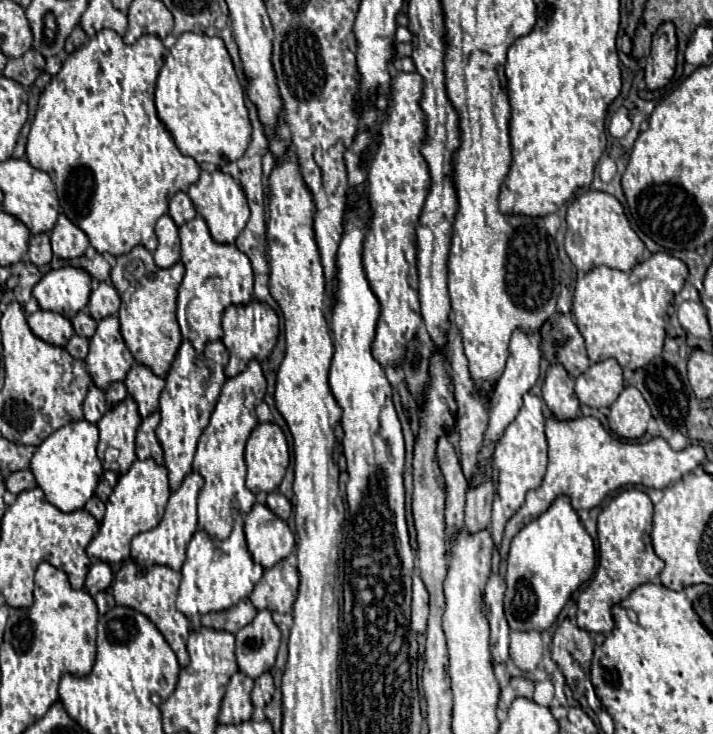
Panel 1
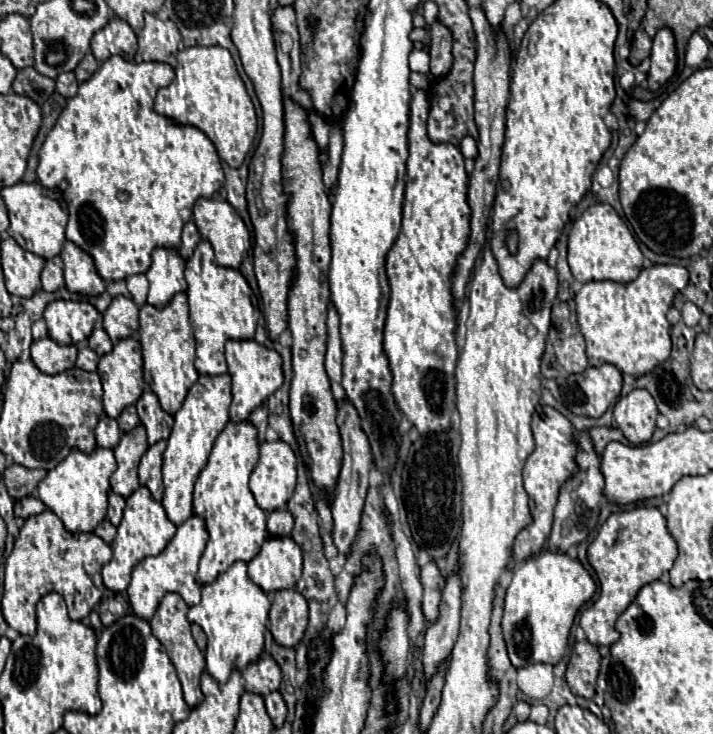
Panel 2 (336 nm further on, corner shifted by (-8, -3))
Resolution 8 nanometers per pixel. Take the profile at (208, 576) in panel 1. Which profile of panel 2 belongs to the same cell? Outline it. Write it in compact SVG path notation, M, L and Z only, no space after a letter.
M234 562L226 572L210 584L202 586L202 602L188 608L188 620L198 624L206 638L206 670L218 680L228 680L234 668L242 670L248 662L260 658L264 648L264 630L268 624L270 600L268 594L256 586L246 574L246 562Z

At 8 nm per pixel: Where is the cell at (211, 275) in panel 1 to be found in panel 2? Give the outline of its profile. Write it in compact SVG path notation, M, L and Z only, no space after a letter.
M200 240L194 254L186 260L186 282L190 302L190 322L196 336L196 370L200 374L224 374L224 344L226 340L254 338L258 312L252 304L252 290L246 278L234 270L214 262L214 250L208 240Z

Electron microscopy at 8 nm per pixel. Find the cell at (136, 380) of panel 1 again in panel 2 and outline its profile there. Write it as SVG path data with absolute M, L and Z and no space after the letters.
M150 388L144 390L144 394L136 402L136 408L138 408L140 422L144 424L144 428L148 432L148 444L154 444L156 440L166 440L174 418L172 418L172 414L162 410L156 394Z

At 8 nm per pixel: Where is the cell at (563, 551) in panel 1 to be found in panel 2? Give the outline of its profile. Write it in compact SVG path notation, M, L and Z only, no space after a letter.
M540 550L522 562L512 574L502 618L502 632L512 664L516 668L532 662L556 664L568 646L576 612L594 596L596 589L590 572L566 552Z

